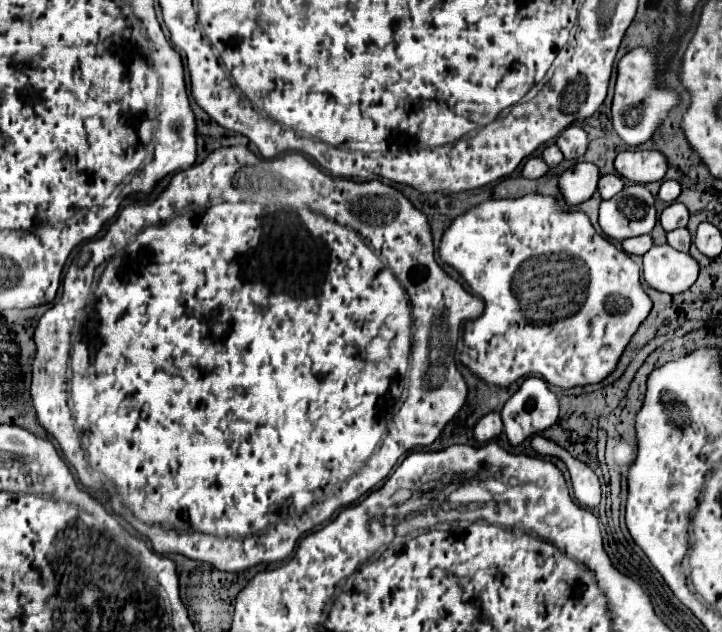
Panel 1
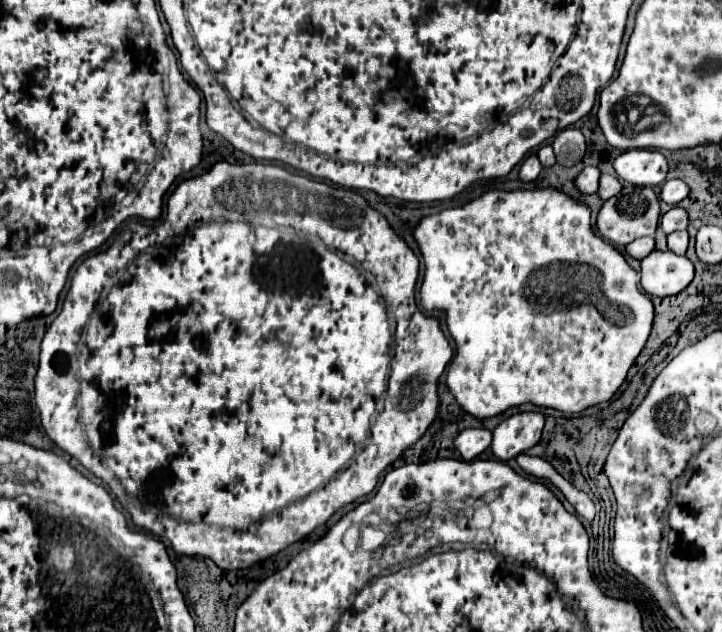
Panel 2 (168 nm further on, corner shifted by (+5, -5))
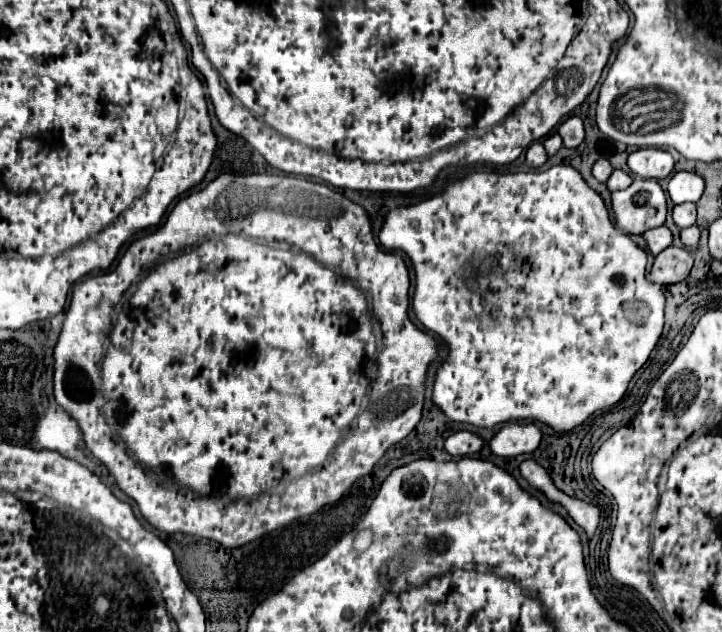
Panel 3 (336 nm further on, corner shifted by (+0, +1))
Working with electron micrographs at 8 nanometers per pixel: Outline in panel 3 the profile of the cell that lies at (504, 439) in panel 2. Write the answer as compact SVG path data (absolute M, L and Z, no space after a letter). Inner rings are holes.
M506 423L490 441L490 449L500 457L532 453L540 445L540 429L534 423Z

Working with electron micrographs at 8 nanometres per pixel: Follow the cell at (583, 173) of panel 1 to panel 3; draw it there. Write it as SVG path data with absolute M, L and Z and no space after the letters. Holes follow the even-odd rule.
M600 157L600 159L594 163L594 167L592 167L594 177L596 177L598 181L602 181L602 183L610 177L610 173L612 173L612 171L614 171L614 169L612 169L610 161L608 161L608 159L604 159L604 157Z

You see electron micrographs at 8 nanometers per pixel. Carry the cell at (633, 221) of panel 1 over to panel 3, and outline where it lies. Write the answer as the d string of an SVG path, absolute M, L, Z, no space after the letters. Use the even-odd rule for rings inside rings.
M634 179L624 191L612 193L616 225L630 235L642 235L666 221L666 195L654 179Z

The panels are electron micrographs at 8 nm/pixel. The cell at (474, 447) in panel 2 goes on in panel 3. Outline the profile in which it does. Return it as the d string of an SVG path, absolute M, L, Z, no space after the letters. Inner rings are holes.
M460 431L446 439L444 449L454 457L464 457L464 455L472 455L472 453L480 451L482 445L484 445L484 441L478 435L470 433L470 431Z

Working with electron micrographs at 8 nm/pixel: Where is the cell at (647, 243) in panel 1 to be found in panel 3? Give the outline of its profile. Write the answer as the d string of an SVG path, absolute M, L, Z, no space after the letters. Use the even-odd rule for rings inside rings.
M660 225L660 227L654 227L654 229L648 229L644 233L644 239L648 243L648 249L652 251L652 255L658 255L660 251L664 251L666 247L672 245L672 233L666 225Z

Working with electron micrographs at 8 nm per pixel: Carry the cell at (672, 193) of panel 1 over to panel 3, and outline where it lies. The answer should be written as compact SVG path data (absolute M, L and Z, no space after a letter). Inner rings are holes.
M678 171L668 183L668 193L674 203L696 203L704 193L704 179L692 171Z

